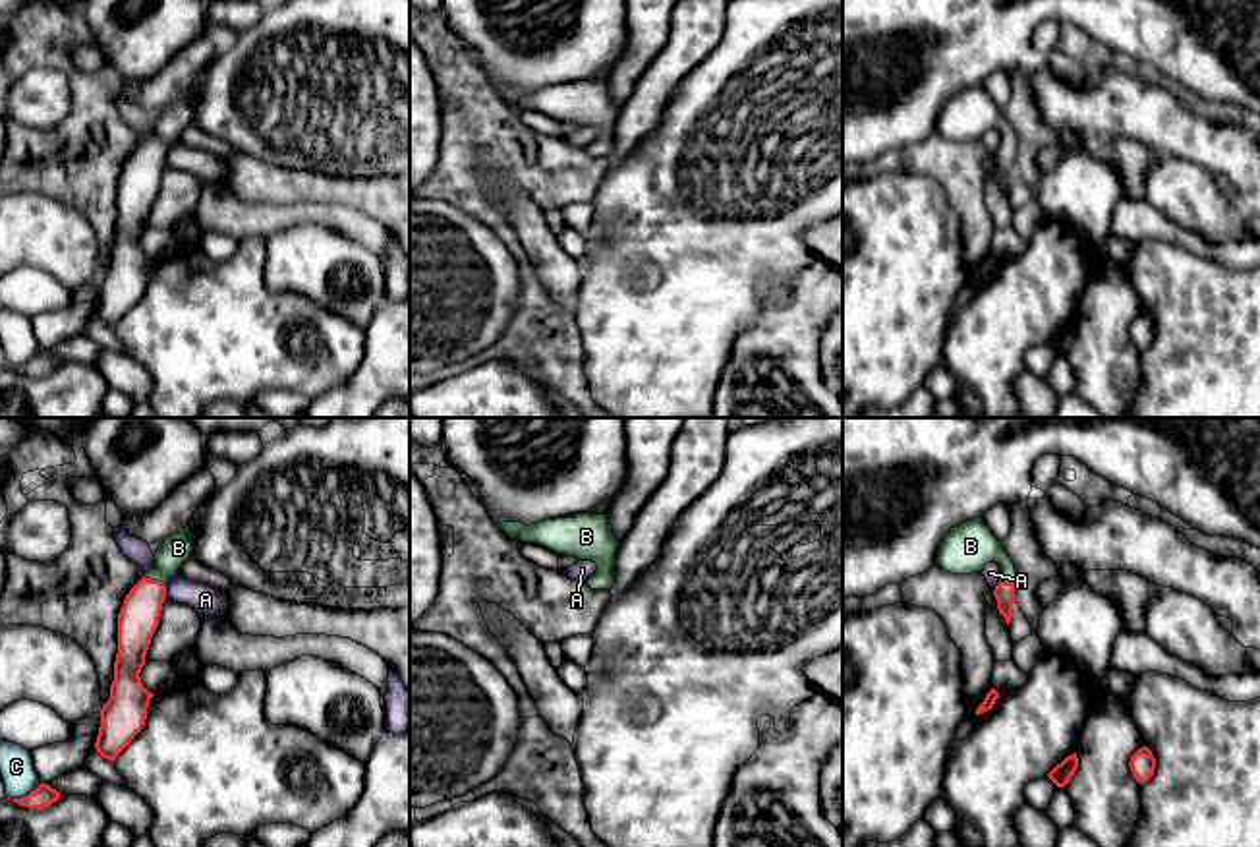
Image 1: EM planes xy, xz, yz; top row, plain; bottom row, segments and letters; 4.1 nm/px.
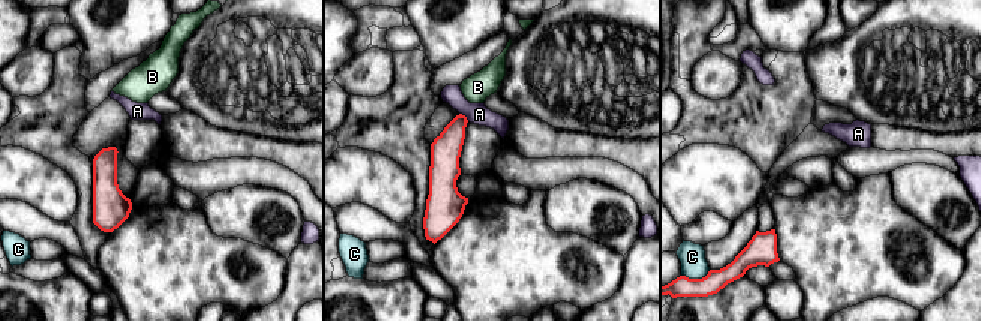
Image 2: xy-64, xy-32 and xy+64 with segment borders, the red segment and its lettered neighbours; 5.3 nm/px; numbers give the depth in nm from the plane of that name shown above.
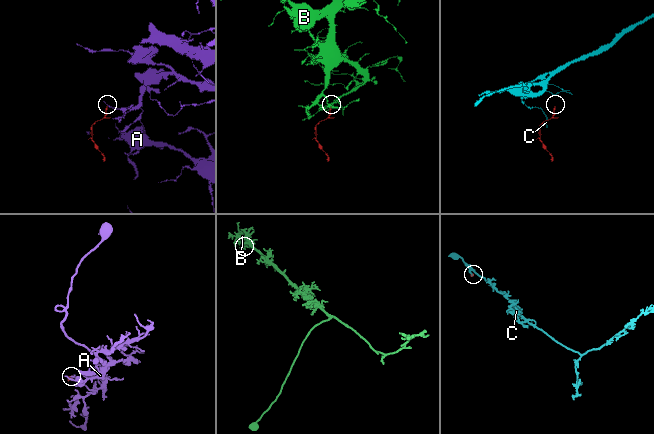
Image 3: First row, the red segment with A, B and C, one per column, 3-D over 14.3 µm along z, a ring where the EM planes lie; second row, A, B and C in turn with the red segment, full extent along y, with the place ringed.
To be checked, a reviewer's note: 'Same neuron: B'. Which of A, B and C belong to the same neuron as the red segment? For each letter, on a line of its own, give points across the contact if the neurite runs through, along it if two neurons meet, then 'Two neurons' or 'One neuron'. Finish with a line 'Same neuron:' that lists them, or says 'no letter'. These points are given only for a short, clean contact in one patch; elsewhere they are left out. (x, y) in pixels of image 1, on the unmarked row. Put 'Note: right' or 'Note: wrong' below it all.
A: Boundary: xy (165, 151), (167, 163). Two neurons
B: Path across: xy (138, 186), (155, 147), (178, 115). One neuron
C: Boundary: xy (41, 350), (20, 364), (8, 364). Two neurons
Same neuron: B
Note: right

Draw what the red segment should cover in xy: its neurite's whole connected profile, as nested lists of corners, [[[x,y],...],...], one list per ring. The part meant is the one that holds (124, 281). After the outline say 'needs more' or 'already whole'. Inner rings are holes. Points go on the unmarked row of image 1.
[[[189,93],[164,104],[155,120],[155,131],[129,157],[118,180],[118,220],[110,265],[100,277],[97,319],[114,329],[129,307],[143,296],[151,265],[141,249],[141,234],[151,205],[158,193],[166,151],[193,122],[193,97]]]; needs more

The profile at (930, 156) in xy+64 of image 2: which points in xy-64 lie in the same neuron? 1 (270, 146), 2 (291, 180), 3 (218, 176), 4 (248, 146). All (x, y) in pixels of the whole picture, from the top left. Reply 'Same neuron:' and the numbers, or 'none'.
Same neuron: 2, 3

